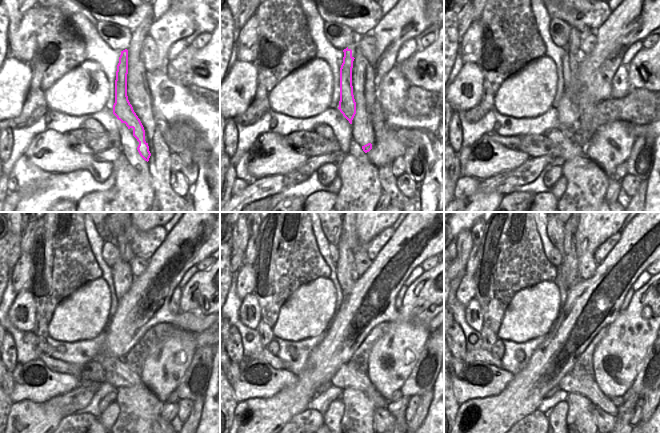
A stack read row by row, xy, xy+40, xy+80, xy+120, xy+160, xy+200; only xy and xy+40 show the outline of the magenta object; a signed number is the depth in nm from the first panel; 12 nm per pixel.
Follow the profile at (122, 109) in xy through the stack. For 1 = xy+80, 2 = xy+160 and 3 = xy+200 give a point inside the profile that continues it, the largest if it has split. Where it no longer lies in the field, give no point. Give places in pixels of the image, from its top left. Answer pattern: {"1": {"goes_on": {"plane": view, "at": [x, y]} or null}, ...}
{"1": {"goes_on": {"plane": "xy+80", "at": [570, 84]}}, "2": {"goes_on": {"plane": "xy+160", "at": [345, 268]}}, "3": {"goes_on": {"plane": "xy+200", "at": [568, 269]}}}

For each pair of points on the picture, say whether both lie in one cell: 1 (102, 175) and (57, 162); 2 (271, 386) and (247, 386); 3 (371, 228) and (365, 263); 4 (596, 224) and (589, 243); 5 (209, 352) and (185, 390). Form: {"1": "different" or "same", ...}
{"1": "same", "2": "same", "3": "same", "4": "same", "5": "same"}

